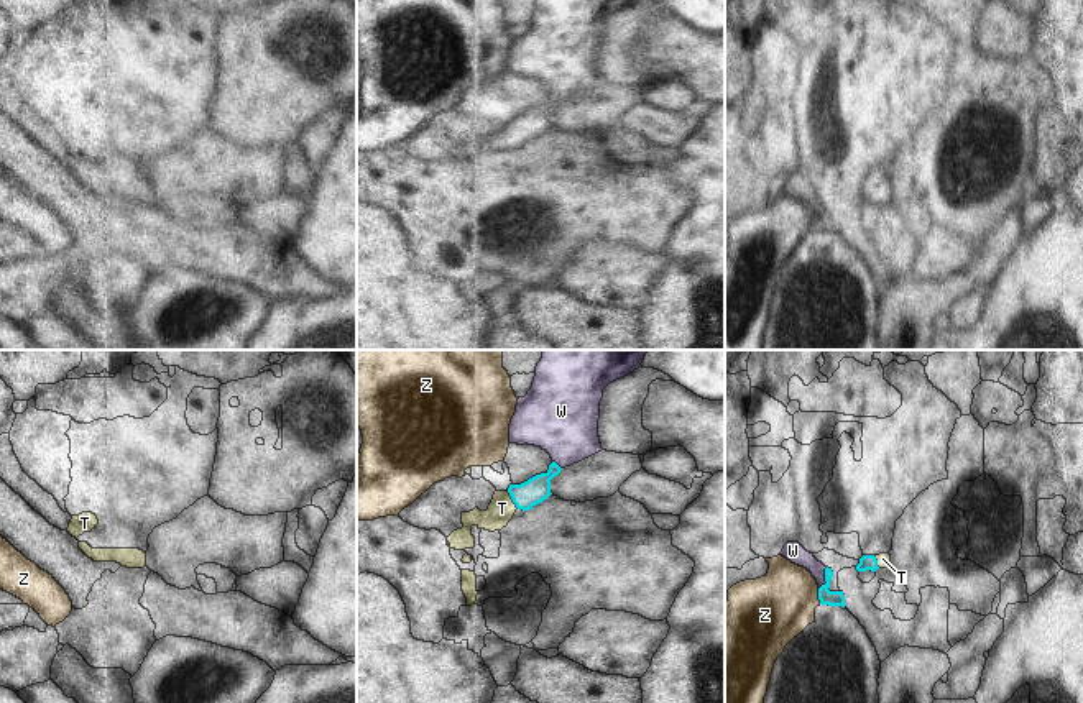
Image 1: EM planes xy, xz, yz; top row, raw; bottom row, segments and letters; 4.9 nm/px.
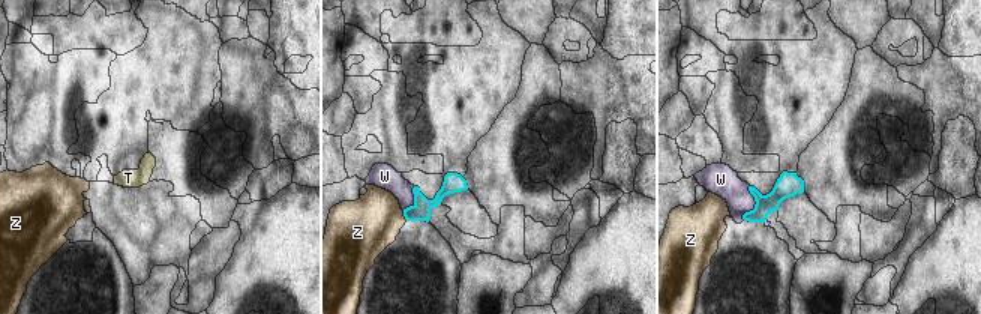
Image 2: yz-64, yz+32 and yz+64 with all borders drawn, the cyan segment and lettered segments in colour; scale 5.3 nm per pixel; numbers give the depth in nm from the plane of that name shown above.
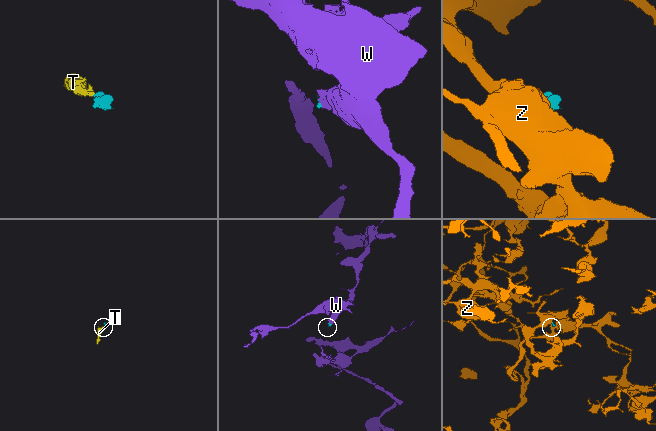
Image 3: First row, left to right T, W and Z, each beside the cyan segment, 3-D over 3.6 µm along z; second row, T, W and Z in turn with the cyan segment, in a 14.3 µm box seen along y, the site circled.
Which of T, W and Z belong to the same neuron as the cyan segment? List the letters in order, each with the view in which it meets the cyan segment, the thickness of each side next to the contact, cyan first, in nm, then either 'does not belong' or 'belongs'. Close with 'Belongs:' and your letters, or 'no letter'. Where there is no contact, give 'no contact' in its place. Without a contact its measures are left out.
T: meets cyan in xz; 130 nm thick on the cyan side, 130 nm on the other; belongs
W: meets cyan in yz; 80 nm thick on the cyan side, 100 nm on the other; belongs
Z: meets cyan in yz; 80 nm thick on the cyan side, 340 nm on the other; does not belong
Belongs: T, W

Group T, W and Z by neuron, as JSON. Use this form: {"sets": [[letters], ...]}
{"sets": [["T", "W"], ["Z"]]}

